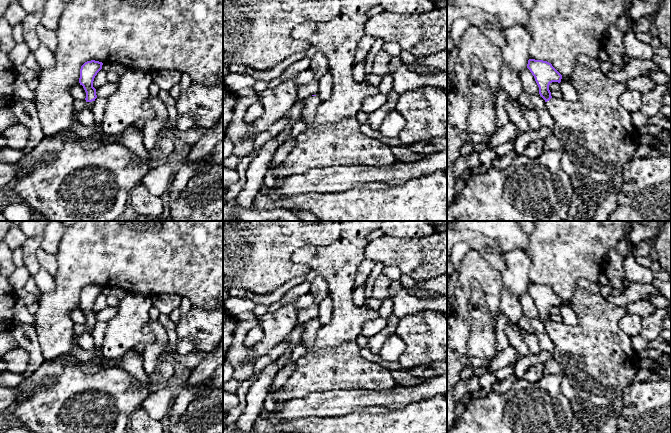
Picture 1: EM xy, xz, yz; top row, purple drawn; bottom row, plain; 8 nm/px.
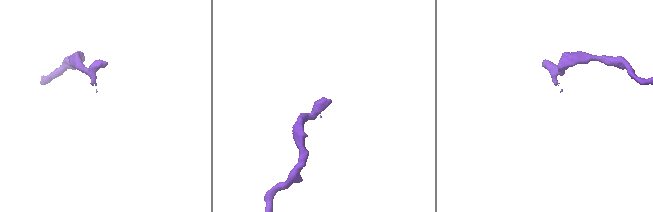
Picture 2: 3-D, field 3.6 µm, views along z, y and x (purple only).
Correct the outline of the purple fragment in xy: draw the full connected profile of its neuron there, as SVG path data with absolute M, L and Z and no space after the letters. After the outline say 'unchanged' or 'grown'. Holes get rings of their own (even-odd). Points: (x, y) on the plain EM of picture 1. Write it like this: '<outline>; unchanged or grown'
M91 284L85 286L80 293L79 307L86 316L86 332L90 334L97 322L96 313L93 311L93 305L97 297L102 293L102 289L102 286Z; grown

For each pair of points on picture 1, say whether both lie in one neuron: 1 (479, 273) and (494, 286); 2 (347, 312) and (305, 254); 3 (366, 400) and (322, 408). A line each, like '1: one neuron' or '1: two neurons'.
1: one neuron
2: one neuron
3: one neuron

